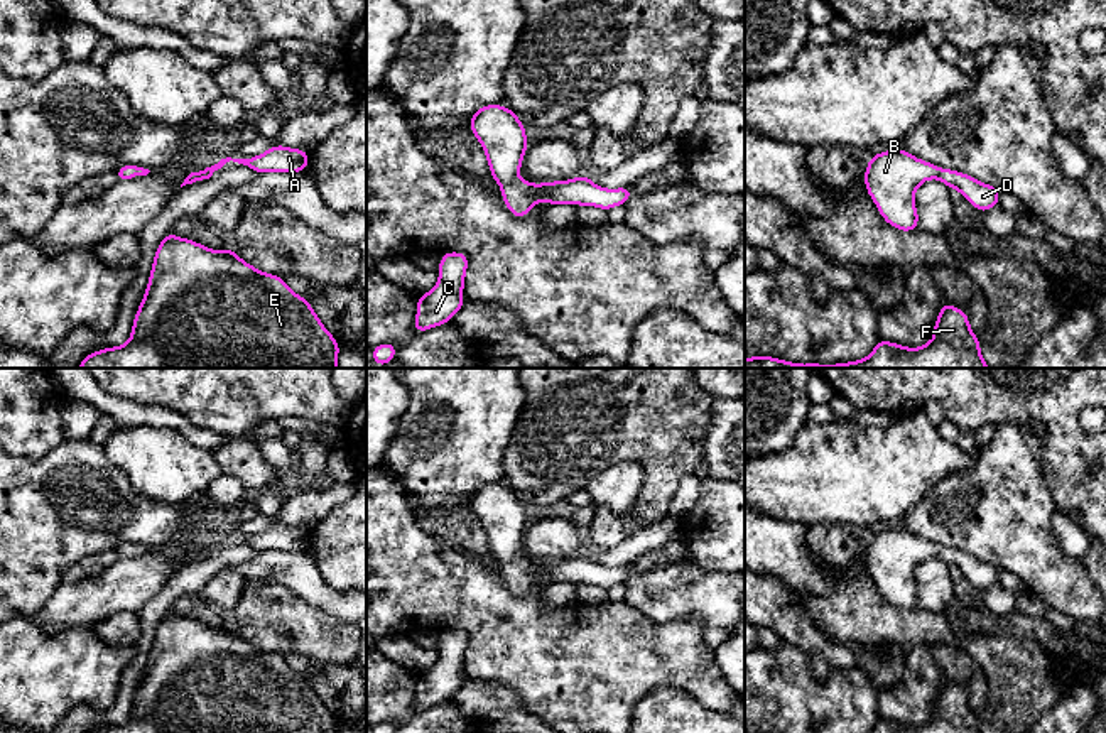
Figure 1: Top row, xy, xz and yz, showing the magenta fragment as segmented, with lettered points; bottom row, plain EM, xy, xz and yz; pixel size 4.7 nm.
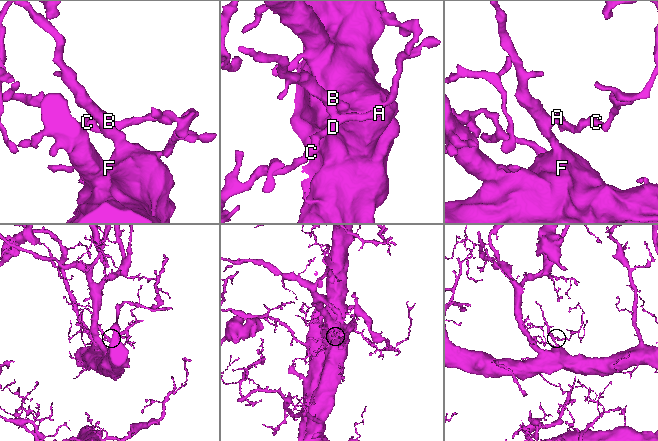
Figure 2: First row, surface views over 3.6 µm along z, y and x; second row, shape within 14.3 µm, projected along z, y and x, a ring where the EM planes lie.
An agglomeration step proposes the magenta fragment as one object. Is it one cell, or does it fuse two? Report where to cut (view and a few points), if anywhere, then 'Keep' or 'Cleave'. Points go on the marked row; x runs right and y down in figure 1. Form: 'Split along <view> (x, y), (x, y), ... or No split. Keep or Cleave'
No split. Keep

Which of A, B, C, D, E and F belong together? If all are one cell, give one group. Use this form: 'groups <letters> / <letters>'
groups A B C D E F

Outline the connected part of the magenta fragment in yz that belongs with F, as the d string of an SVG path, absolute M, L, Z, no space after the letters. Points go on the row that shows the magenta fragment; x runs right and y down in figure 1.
M942 304L929 343L907 348L880 339L873 351L858 361L836 365L794 363L773 356L745 358L745 368L989 368L981 356L979 336L971 331L968 314Z

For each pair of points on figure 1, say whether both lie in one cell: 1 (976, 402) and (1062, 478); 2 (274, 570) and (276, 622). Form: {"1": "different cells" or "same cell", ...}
{"1": "same cell", "2": "different cells"}

